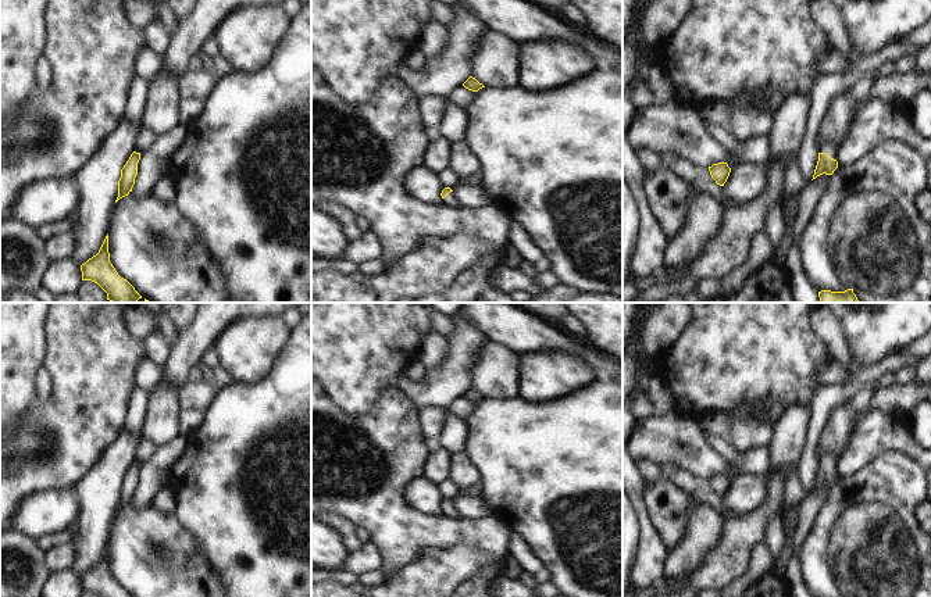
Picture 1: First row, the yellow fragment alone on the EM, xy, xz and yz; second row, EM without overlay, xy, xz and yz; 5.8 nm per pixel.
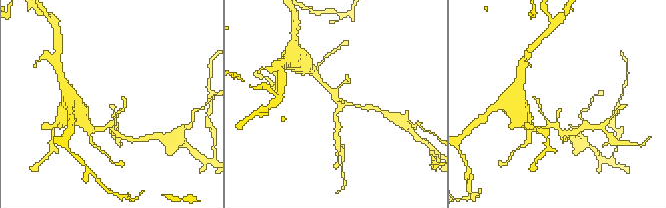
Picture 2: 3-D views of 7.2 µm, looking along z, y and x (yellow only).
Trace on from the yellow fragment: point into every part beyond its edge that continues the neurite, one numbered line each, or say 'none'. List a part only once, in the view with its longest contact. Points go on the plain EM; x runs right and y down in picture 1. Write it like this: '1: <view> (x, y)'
1: yz (830, 460).

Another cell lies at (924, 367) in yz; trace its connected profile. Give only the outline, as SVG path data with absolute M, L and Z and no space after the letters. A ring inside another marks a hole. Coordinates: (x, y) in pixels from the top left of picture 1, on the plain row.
M931 355L923 360L918 365L916 382L920 385L931 383Z

